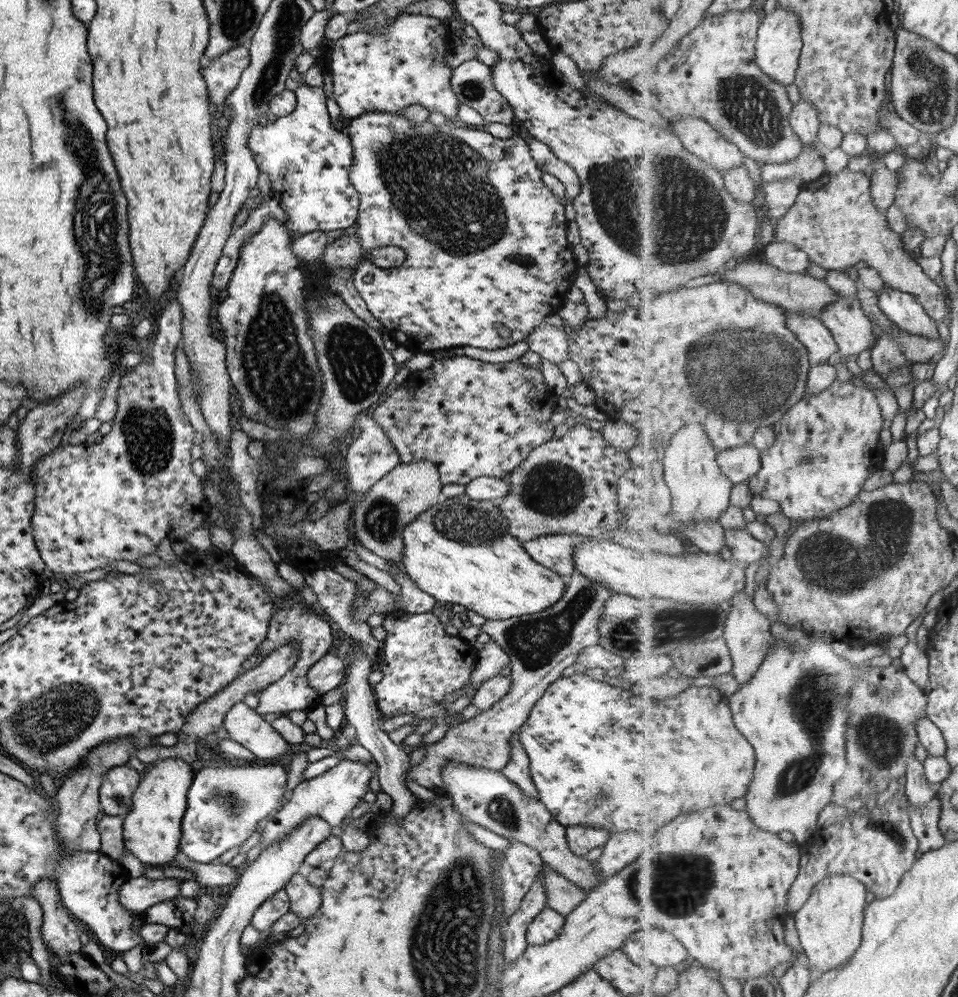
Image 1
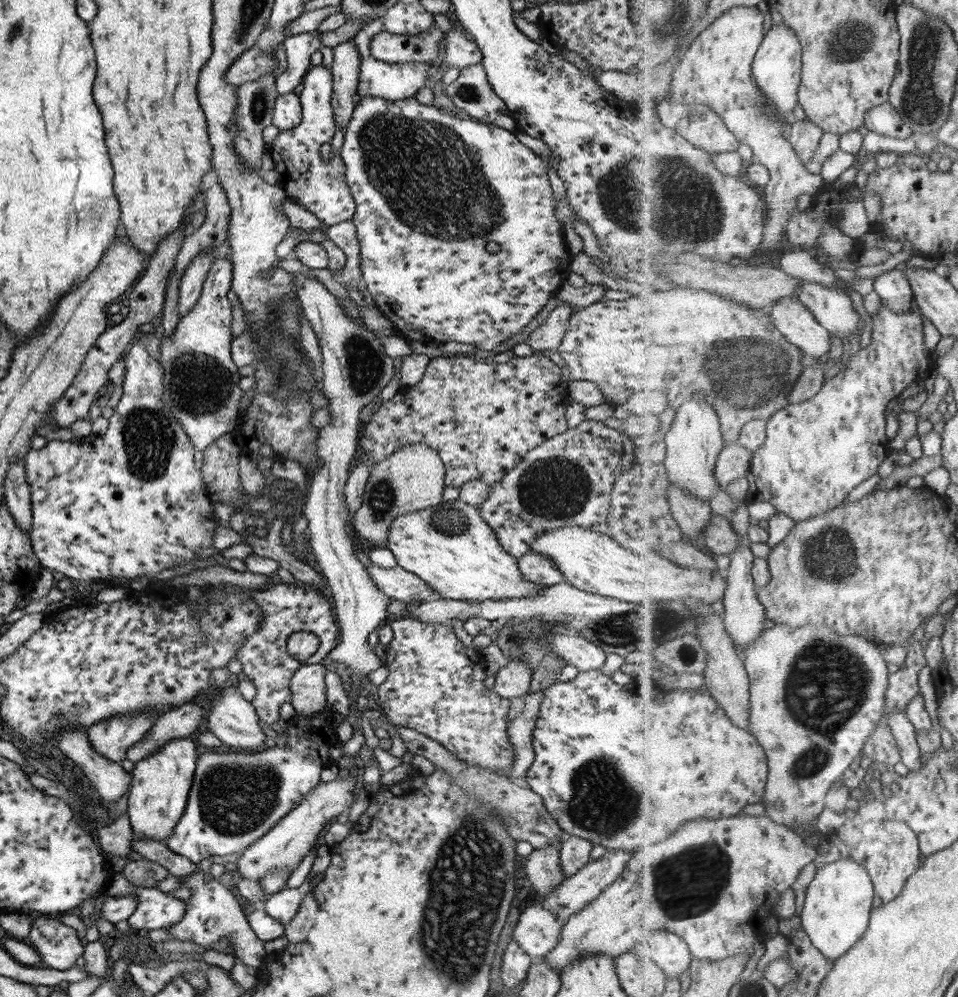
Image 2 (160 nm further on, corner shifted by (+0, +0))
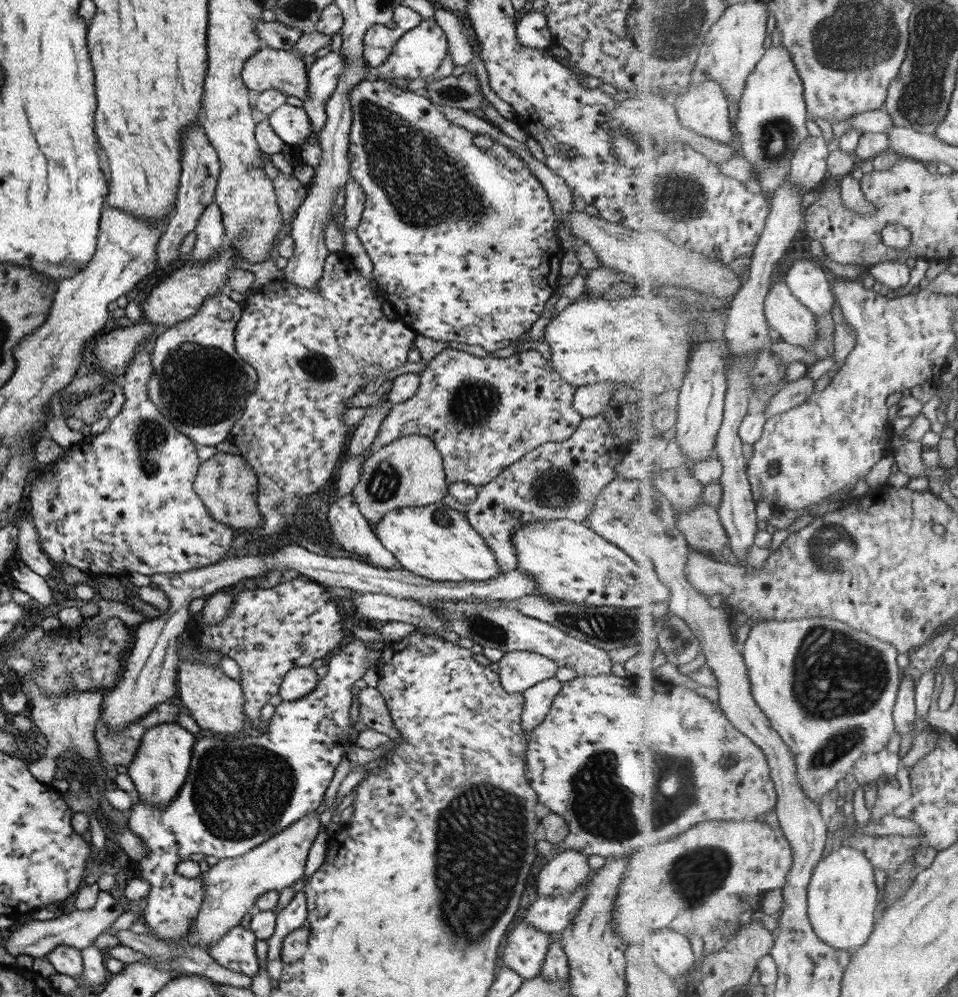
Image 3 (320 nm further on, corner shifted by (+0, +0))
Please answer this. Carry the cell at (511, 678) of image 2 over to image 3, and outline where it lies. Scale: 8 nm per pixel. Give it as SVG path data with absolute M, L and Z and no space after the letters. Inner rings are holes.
M526 650L504 652L497 663L500 685L508 693L522 693L526 688L555 674L556 662Z

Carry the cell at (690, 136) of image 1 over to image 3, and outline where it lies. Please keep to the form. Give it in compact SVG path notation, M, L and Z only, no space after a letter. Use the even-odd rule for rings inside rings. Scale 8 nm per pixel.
M716 80L693 83L685 93L671 100L686 127L725 144L733 140L735 133L731 130L729 118L730 100Z

